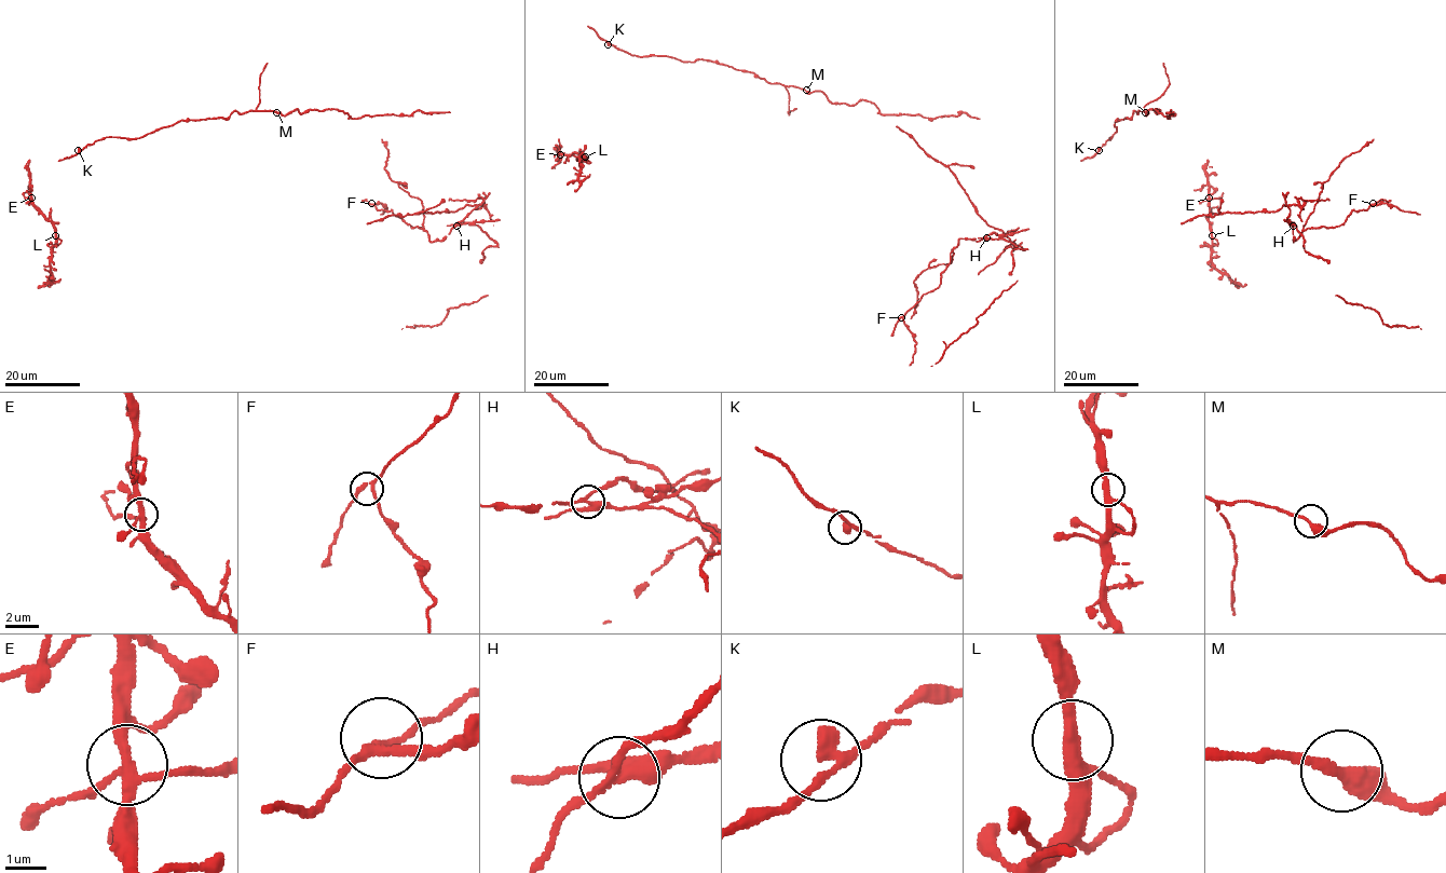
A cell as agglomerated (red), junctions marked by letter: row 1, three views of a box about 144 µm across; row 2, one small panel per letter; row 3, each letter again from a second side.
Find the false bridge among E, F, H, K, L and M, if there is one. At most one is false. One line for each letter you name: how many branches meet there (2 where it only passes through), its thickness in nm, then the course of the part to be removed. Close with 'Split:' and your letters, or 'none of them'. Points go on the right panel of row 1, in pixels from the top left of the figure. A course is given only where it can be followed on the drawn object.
H: 4 | 320 nm
Split: H

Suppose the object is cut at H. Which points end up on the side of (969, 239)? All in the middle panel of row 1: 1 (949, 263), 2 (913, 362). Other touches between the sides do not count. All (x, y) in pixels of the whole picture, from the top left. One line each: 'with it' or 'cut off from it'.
1: with it
2: with it

